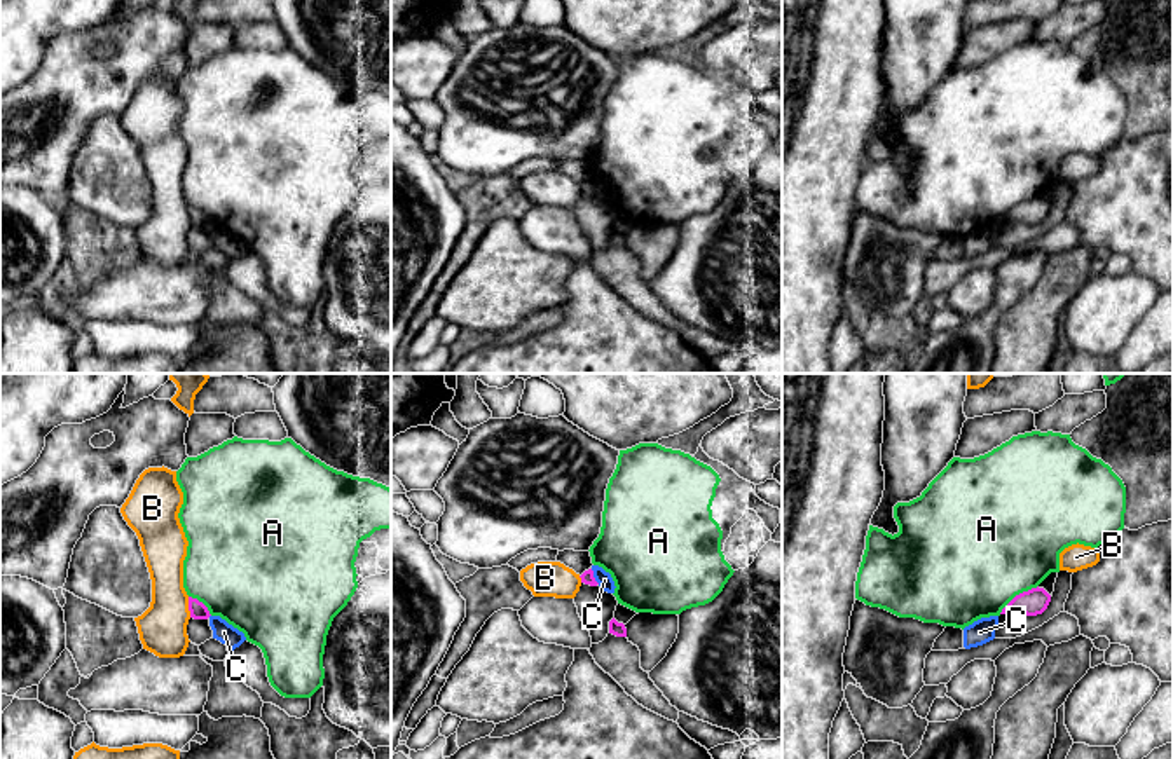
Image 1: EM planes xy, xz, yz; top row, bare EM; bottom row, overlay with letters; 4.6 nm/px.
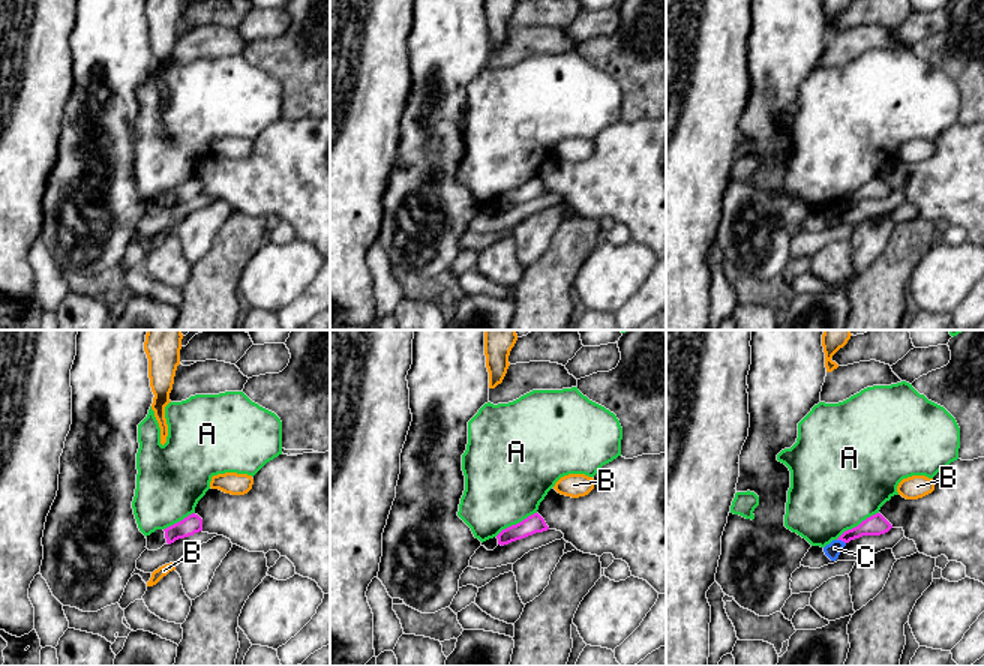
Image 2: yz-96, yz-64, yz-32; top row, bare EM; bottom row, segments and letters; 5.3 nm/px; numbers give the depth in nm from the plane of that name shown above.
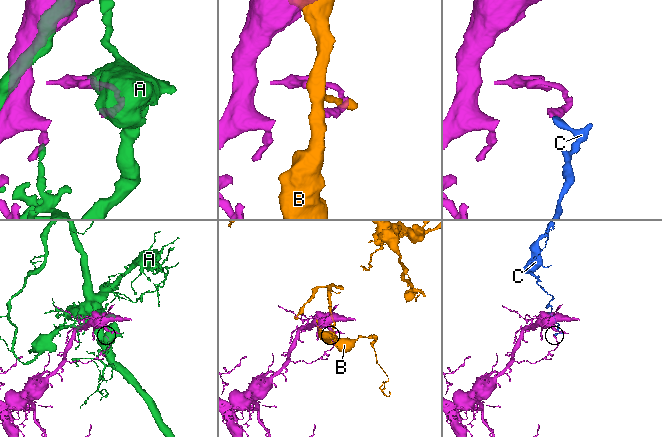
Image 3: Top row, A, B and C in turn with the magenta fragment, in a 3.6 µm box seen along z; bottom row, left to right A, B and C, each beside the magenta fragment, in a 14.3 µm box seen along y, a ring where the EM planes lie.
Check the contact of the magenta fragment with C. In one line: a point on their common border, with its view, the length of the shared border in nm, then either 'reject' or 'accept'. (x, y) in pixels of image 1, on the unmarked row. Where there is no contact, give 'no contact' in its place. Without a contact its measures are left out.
xz (592, 185) | 80 nm | reject

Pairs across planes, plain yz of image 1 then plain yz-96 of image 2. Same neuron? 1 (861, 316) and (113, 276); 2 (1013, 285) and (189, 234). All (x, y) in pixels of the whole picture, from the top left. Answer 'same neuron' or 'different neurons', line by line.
1: same neuron
2: same neuron

